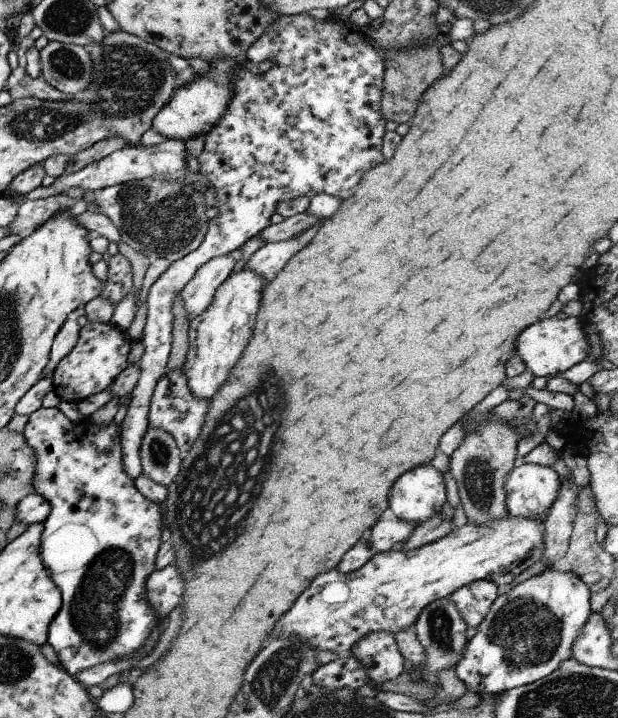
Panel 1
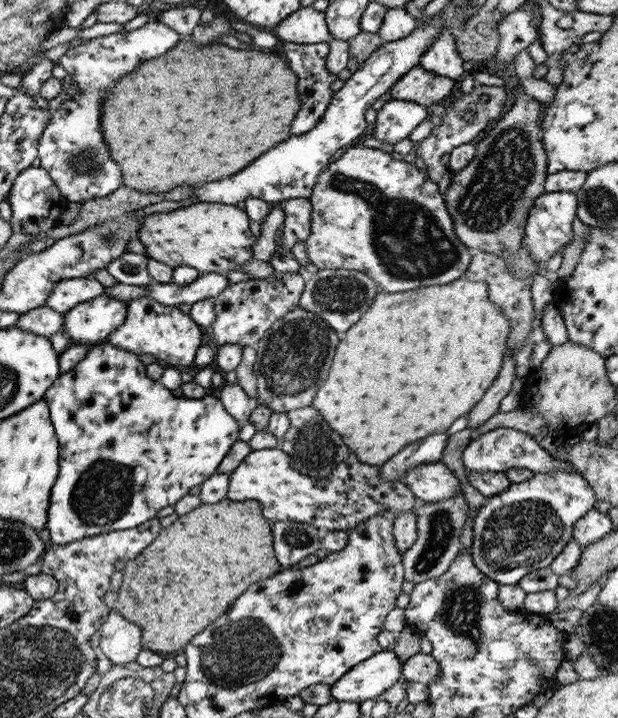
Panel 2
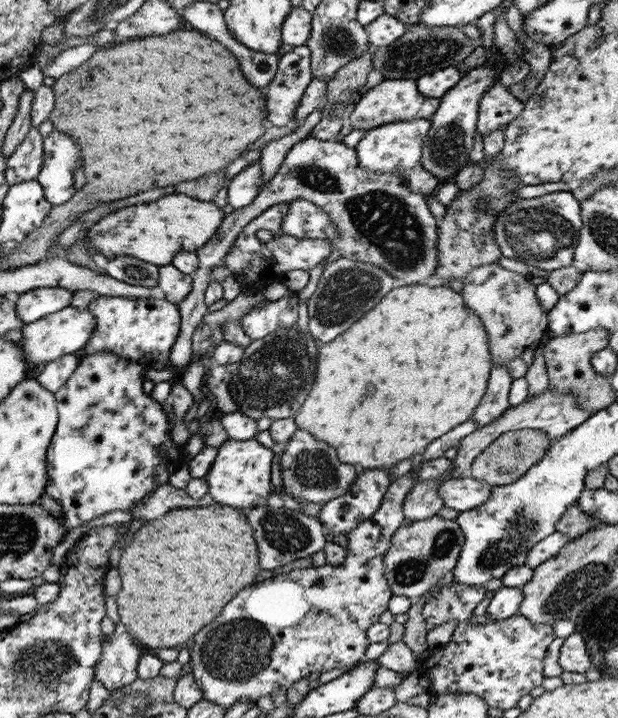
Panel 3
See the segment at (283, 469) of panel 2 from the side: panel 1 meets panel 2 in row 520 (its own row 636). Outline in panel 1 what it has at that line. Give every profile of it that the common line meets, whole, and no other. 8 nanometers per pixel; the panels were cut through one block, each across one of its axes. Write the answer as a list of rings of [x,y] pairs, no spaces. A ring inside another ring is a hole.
[[[509,515],[508,518],[500,518],[486,526],[467,523],[460,528],[454,527],[448,536],[444,536],[438,542],[420,546],[416,550],[408,552],[390,550],[376,553],[355,572],[342,574],[336,568],[322,572],[314,576],[314,580],[304,590],[304,594],[296,598],[292,608],[276,622],[272,632],[268,632],[268,640],[272,636],[274,638],[292,636],[308,642],[314,650],[328,650],[339,655],[340,652],[352,650],[352,646],[356,646],[360,638],[372,632],[388,632],[395,635],[400,630],[412,628],[428,604],[442,598],[449,598],[456,590],[472,582],[491,581],[498,587],[514,582],[524,570],[536,564],[544,554],[543,522],[538,518],[534,520],[534,518],[516,518]]]

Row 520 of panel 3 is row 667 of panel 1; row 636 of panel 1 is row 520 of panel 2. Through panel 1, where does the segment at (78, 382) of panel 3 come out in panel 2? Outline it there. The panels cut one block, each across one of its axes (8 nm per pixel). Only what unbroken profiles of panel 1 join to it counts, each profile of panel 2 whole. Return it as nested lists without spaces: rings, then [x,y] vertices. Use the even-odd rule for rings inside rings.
[[[110,343],[93,344],[88,349],[86,356],[72,370],[60,373],[52,386],[47,388],[44,393],[42,399],[49,406],[50,418],[59,442],[60,456],[60,474],[58,474],[58,478],[56,478],[56,482],[51,489],[47,519],[47,528],[51,536],[51,542],[54,544],[68,544],[75,540],[85,539],[87,536],[126,530],[148,520],[156,519],[158,512],[163,508],[176,504],[180,498],[184,498],[188,494],[192,487],[202,485],[212,474],[216,474],[216,470],[220,468],[220,462],[222,462],[224,456],[227,456],[232,444],[236,444],[236,441],[239,440],[239,432],[242,426],[226,412],[218,397],[207,394],[198,400],[192,397],[176,397],[172,394],[172,390],[164,388],[160,381],[148,378],[145,371],[147,366],[138,358],[137,354],[122,348],[116,348],[115,345]]]

